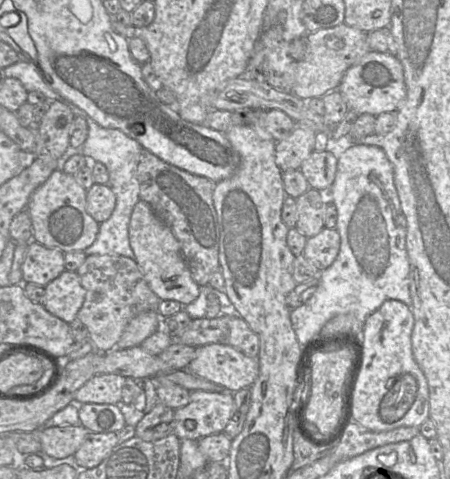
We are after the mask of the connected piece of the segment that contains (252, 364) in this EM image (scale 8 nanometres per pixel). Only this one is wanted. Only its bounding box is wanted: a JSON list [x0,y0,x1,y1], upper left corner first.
[186,343,259,392]

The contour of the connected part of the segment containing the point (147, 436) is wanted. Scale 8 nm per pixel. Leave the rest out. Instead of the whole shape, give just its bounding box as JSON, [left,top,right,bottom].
[135,402,174,442]

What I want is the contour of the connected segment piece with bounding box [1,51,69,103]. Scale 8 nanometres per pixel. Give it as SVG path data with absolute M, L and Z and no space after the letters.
M18 53L19 61L2 68L7 77L13 77L21 81L25 89L30 91L39 91L44 94L47 99L52 101L59 100L64 103L69 102L55 92L45 81L40 74L37 66L31 58L23 53Z

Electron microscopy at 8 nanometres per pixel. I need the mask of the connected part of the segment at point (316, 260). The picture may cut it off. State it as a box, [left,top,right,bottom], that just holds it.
[302,228,340,272]

